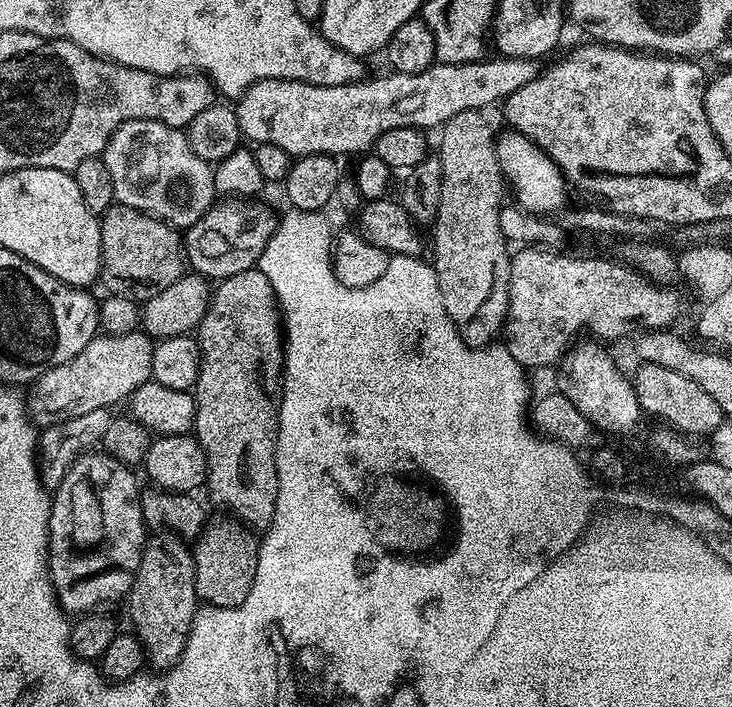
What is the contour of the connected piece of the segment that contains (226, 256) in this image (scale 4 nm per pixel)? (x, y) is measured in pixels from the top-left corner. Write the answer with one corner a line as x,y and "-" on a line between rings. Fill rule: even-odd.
224,198
183,233
184,255
189,269
209,282
219,282
257,267
262,250
276,233
278,216
256,198

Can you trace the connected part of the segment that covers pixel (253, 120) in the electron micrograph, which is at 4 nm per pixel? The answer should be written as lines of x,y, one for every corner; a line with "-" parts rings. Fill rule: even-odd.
497,55
496,60
478,58
473,64
442,64
434,62
426,70
406,74
393,71
392,76
378,76
374,80
365,78
356,84
342,86
314,86
297,80
259,80
235,101
234,109
238,126
245,141
252,140
253,145
269,144
282,146
293,158
301,156
352,156
355,152
364,154
375,145
386,130
399,128
439,129
454,114
466,110
488,110
491,104
499,105
508,99
514,90
534,82
542,70
540,60
518,58
517,56

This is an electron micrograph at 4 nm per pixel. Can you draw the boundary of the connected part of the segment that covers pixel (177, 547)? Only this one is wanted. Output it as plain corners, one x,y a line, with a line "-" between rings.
175,534
153,535
145,543
140,569
126,597
128,616
136,627
134,635
143,645
147,663
152,663
156,670
173,668
179,662
198,611
192,554
193,549

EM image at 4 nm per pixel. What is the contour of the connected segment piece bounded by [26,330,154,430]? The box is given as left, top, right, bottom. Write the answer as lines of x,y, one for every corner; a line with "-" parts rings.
143,330
121,336
96,335
70,362
46,370
31,385
32,397
29,395
26,403
33,425
43,430
94,410
111,409
119,400
127,401
135,388
152,379
153,347
153,337

